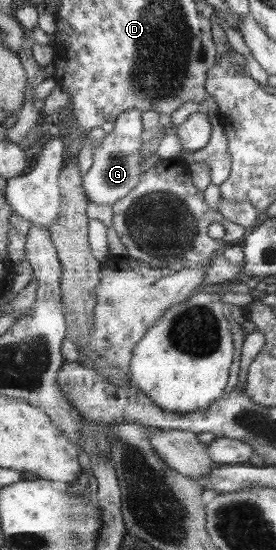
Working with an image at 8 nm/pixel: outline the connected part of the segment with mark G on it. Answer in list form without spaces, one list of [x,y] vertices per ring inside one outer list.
[[[134,110],[123,113],[116,120],[113,131],[107,134],[107,138],[93,151],[93,166],[83,177],[83,187],[91,202],[109,204],[113,207],[140,185],[144,174],[142,162],[144,162],[146,148],[142,143],[144,130],[142,111]]]

